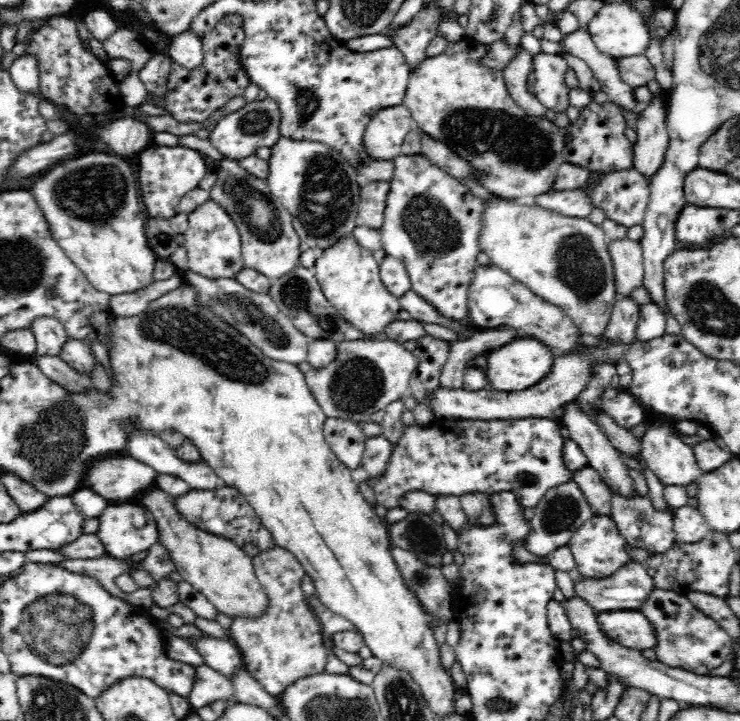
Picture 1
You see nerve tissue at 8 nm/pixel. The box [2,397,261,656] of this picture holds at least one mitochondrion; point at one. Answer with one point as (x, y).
(52, 442)

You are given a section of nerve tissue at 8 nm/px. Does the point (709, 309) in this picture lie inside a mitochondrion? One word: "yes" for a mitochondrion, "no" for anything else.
yes

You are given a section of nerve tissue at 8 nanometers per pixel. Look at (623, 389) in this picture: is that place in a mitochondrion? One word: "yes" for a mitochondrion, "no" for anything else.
no

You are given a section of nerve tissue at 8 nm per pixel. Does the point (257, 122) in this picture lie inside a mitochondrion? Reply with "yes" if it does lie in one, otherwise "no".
yes

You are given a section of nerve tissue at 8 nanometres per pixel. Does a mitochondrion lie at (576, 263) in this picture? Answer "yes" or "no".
yes

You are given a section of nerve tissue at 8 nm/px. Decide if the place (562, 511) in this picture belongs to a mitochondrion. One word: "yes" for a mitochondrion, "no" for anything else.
yes

